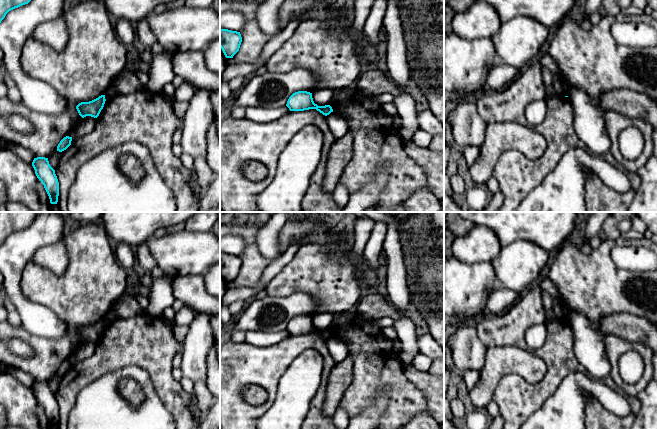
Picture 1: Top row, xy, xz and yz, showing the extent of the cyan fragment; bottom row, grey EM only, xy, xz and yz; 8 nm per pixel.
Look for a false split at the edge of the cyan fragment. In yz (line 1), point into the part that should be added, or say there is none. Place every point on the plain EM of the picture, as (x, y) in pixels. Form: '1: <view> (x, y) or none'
1: none

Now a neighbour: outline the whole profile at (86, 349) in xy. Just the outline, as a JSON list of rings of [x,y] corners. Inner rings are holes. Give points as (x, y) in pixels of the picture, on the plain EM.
[[[86,340],[76,349],[72,361],[81,361],[91,357],[96,349],[96,342]]]

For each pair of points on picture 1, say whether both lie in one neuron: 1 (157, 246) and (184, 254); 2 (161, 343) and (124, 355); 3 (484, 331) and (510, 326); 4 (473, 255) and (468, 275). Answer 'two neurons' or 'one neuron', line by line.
1: one neuron
2: one neuron
3: one neuron
4: two neurons

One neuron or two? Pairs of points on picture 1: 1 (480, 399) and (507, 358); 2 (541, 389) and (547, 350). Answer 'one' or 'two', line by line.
1: one
2: one

